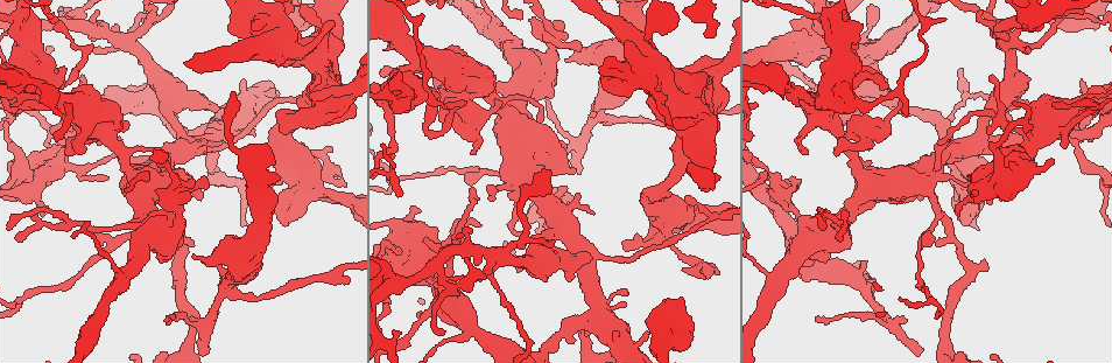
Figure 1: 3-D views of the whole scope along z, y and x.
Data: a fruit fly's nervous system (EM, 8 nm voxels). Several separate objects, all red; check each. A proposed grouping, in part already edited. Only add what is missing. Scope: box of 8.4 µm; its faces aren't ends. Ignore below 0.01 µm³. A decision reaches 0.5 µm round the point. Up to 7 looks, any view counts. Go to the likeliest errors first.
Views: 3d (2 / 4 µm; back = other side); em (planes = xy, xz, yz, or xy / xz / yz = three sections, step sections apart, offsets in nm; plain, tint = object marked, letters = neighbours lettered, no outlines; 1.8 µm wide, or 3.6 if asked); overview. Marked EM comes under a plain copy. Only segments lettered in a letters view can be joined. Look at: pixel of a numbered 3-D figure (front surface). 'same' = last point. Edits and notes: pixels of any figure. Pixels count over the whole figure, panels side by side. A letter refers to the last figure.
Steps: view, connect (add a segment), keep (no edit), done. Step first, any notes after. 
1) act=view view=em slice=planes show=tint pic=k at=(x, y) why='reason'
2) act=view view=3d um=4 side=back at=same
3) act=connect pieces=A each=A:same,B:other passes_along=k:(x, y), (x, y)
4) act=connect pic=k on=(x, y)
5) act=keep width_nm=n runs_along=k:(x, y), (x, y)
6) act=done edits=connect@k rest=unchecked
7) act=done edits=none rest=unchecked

act=view view=3d um=4 pic=1 at=(391, 251) why='small branch off a trunk'

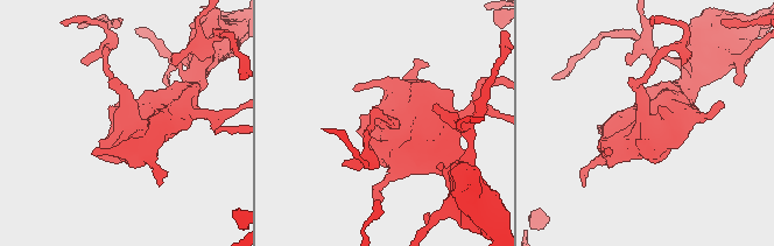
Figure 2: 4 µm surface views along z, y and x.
act=view view=em um=3.6 slice=planes show=letters pic=2 at=(388, 125)

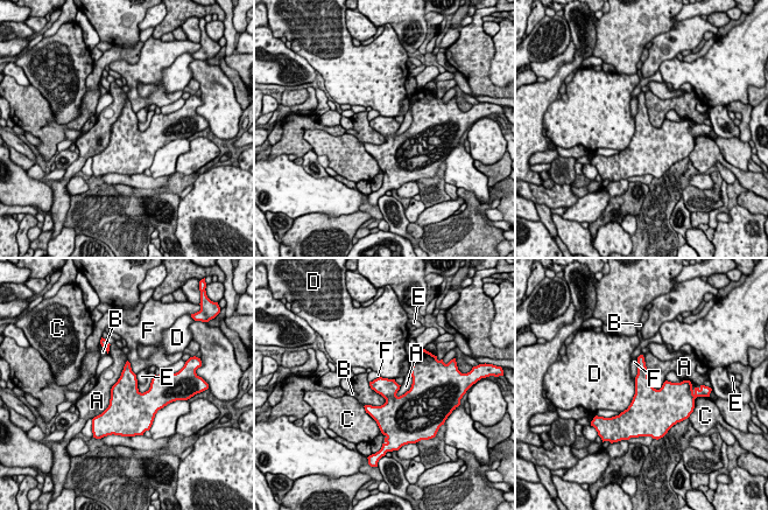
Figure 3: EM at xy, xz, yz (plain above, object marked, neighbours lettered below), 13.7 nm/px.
act=keep width_nm=260 each=A:other,B:other,C:other,D:other,E:other,F:other found='no lettered segment goes on from it'

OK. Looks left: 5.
act=view view=em slice=planes show=letters pic=1 at=(336, 78) why='stops while still wide'

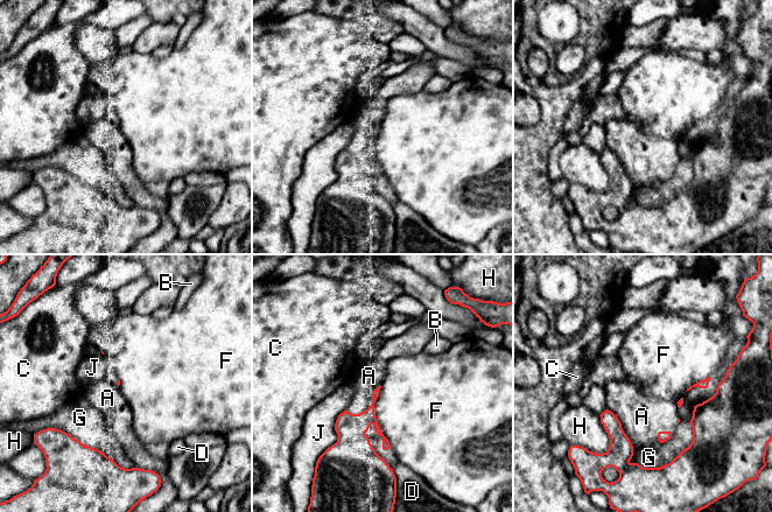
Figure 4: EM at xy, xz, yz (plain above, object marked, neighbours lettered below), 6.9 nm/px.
act=keep each=A:other,B:other,C:other,D:other,F:other,G:other,H:other,J:other border=4:(379, 385), (374, 415), (391, 447) found='no lettered segment goes on from it'

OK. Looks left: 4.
act=view view=3d um=4 pic=1 at=(473, 329) why='narrows sharply'

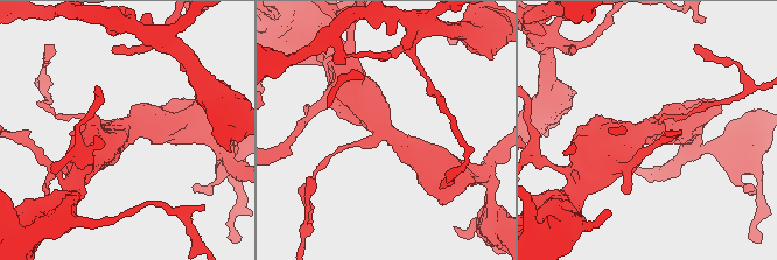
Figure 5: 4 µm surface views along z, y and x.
act=view view=em slice=planes show=letters pic=5 at=(125, 128)

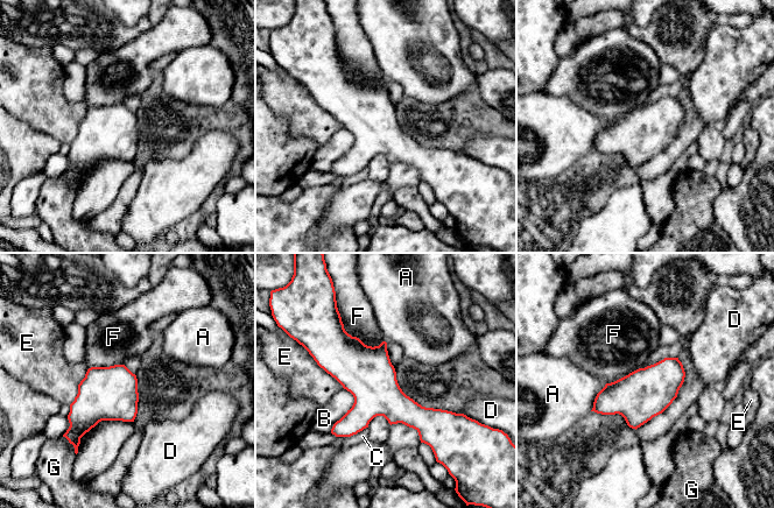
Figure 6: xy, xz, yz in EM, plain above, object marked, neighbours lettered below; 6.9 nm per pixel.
act=keep each=A:other,B:other,C:other,D:other,E:other,F:other,G:other border=6:(340, 316), (365, 344), (385, 341) found='no lettered segment goes on from it'

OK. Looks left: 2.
act=done edits=none rest=unchecked

